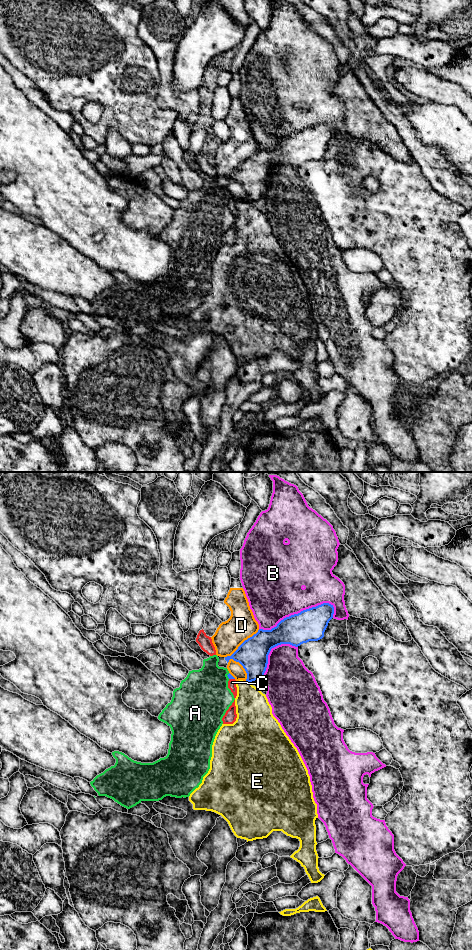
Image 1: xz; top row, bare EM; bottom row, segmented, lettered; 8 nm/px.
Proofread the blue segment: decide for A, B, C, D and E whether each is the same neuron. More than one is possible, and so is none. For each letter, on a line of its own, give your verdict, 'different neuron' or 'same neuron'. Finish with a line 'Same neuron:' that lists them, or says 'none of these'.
A: same neuron
B: different neuron
C: different neuron
D: different neuron
E: different neuron
Same neuron: A

